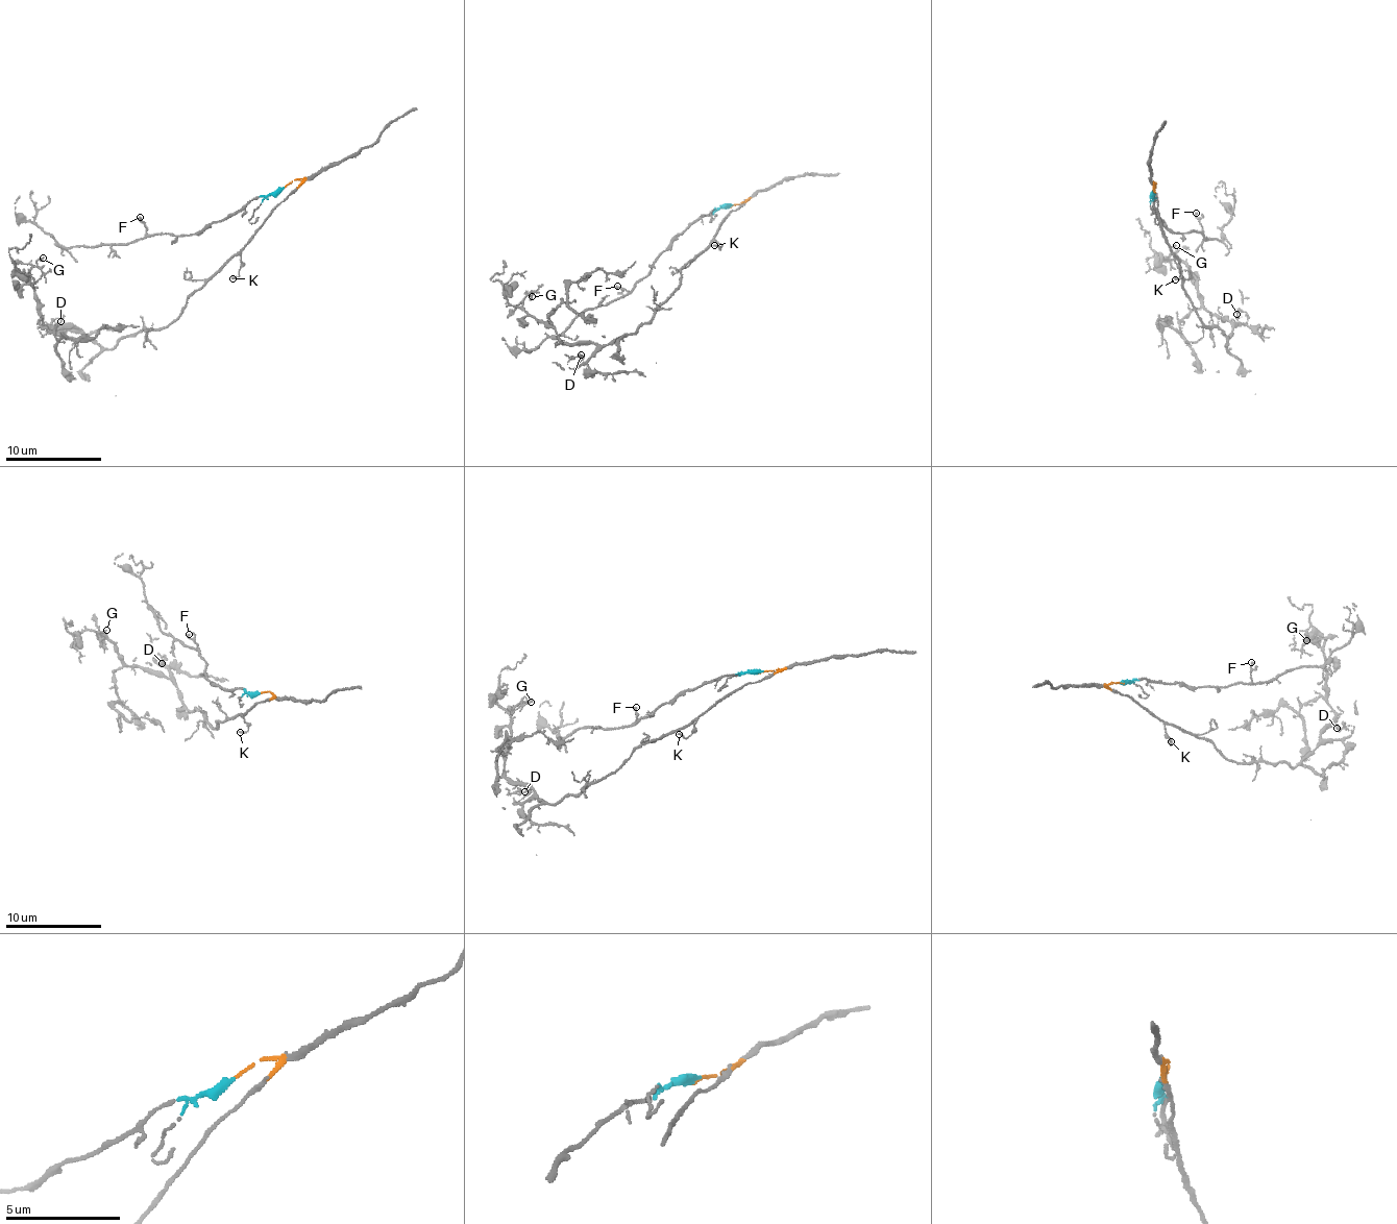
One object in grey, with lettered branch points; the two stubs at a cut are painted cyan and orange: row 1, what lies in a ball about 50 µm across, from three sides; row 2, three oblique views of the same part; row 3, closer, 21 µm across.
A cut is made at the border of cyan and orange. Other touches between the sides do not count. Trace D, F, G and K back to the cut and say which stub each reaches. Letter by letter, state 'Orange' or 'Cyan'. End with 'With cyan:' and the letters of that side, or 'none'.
D: Orange
F: Cyan
G: Orange
K: Orange
With cyan: F

